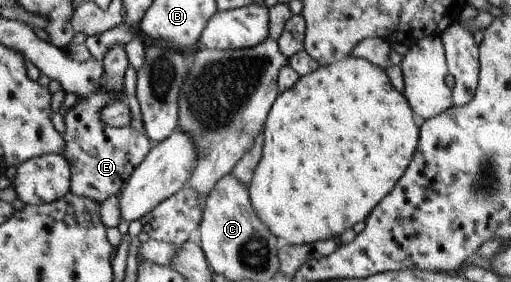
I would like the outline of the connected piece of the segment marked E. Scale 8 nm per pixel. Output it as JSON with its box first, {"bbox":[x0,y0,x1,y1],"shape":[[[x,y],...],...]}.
{"bbox":[60,45,150,202],"shape":[[[112,45],[102,58],[102,85],[93,95],[79,98],[78,102],[68,109],[63,118],[64,131],[60,134],[64,141],[63,154],[70,171],[69,191],[78,196],[102,202],[113,193],[117,193],[132,174],[132,171],[143,161],[150,150],[148,137],[137,133],[130,127],[110,128],[99,121],[100,109],[105,104],[123,97],[123,73],[127,69],[128,59],[123,45]]]}

